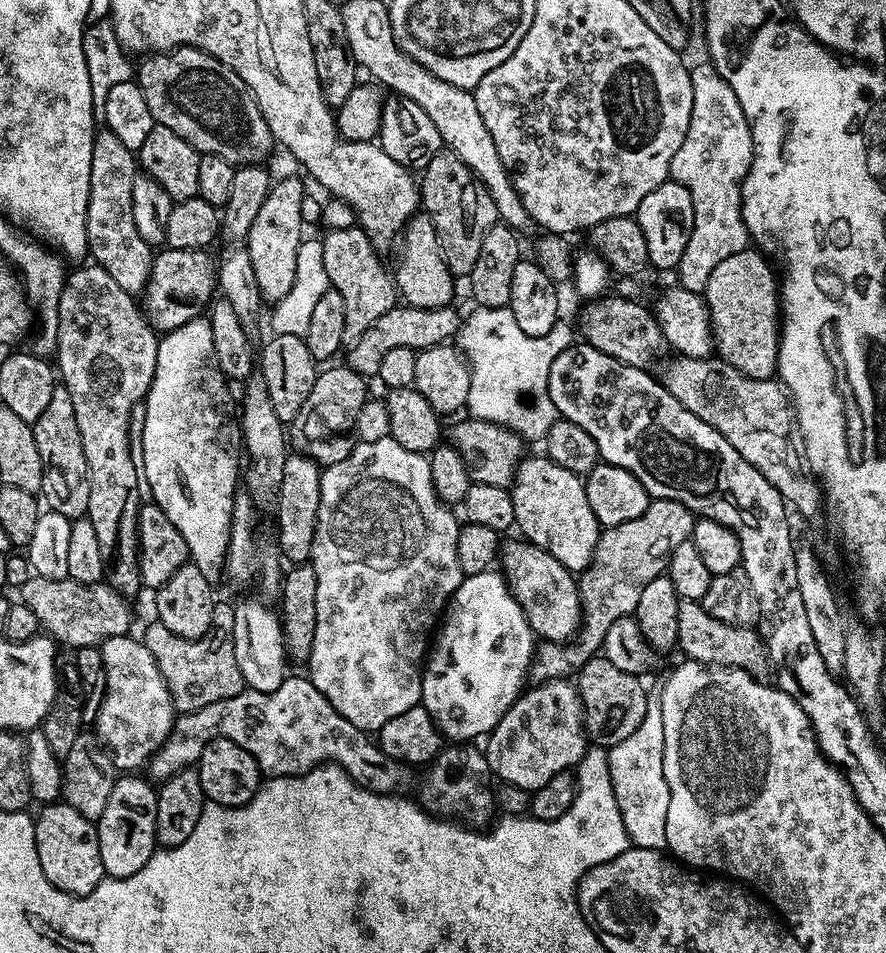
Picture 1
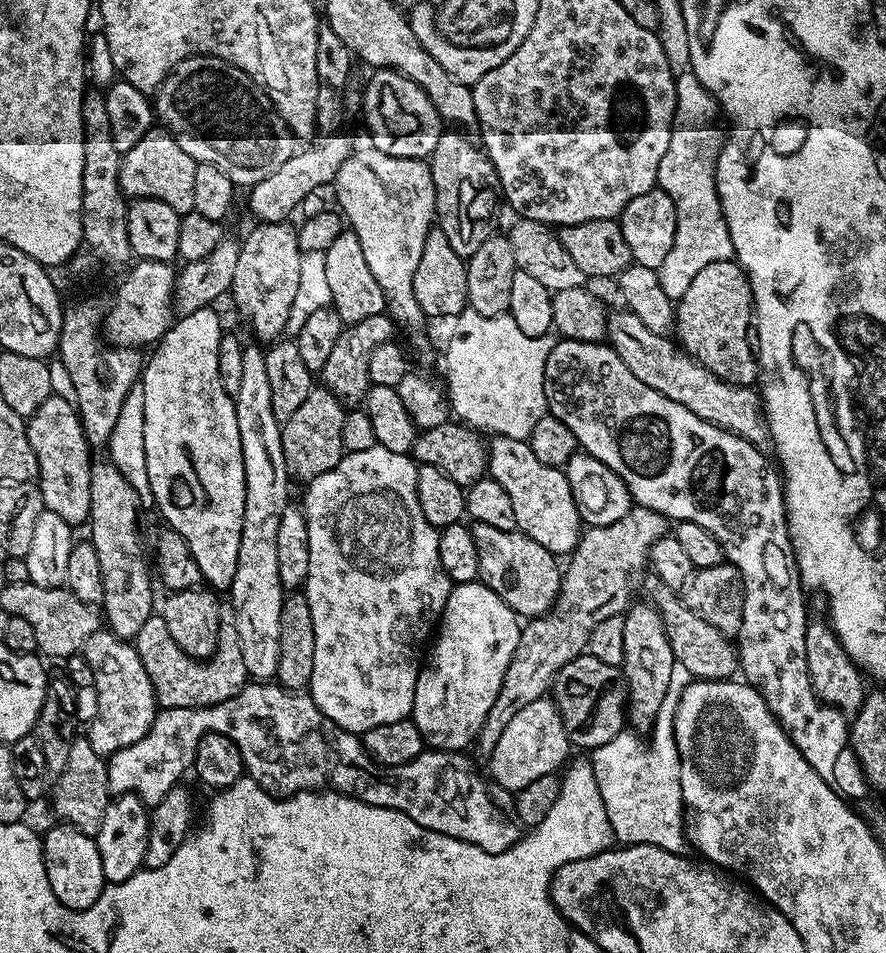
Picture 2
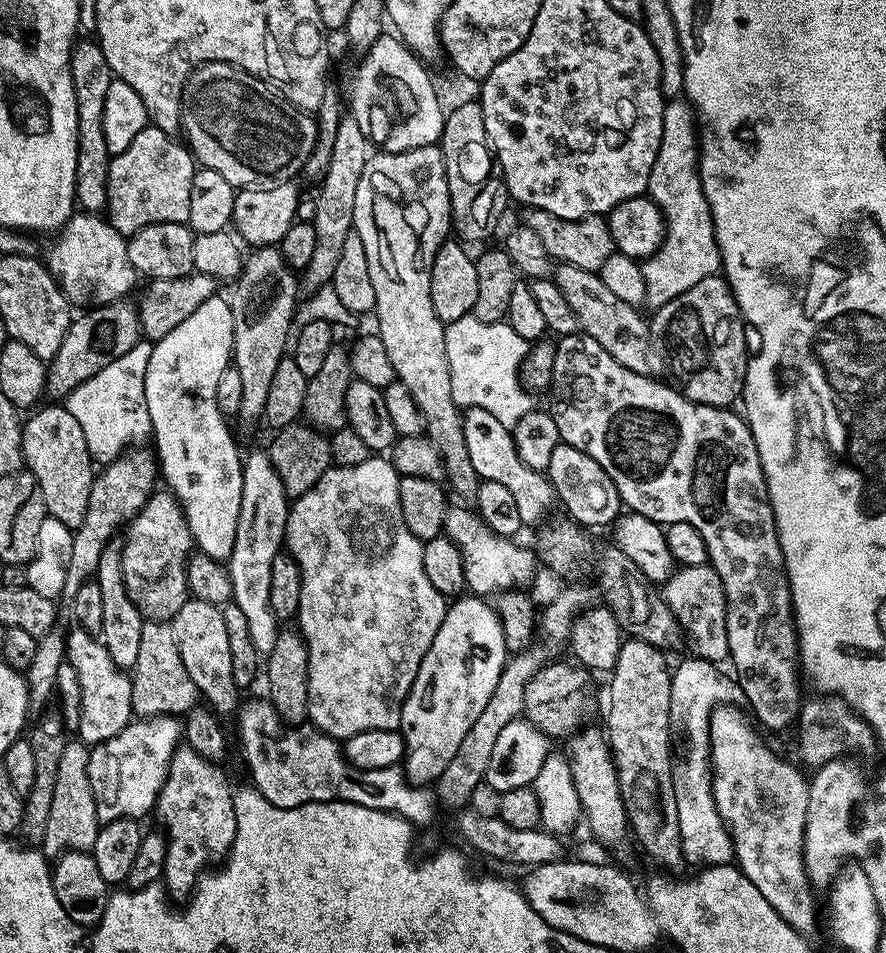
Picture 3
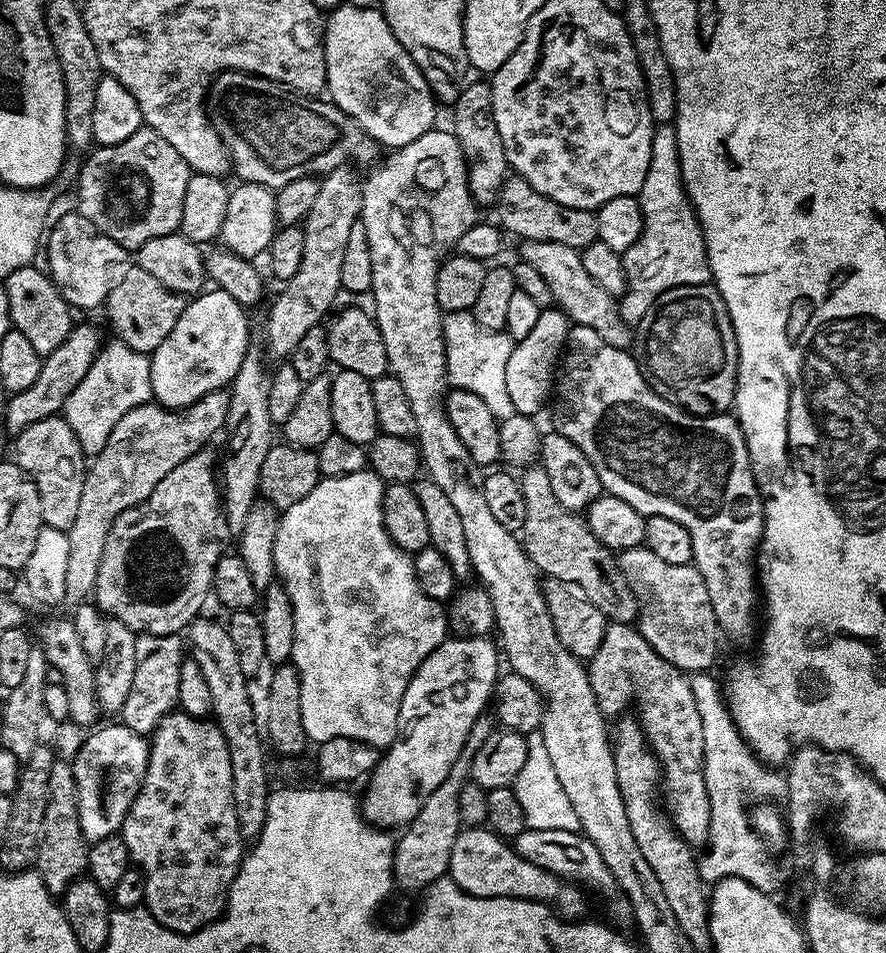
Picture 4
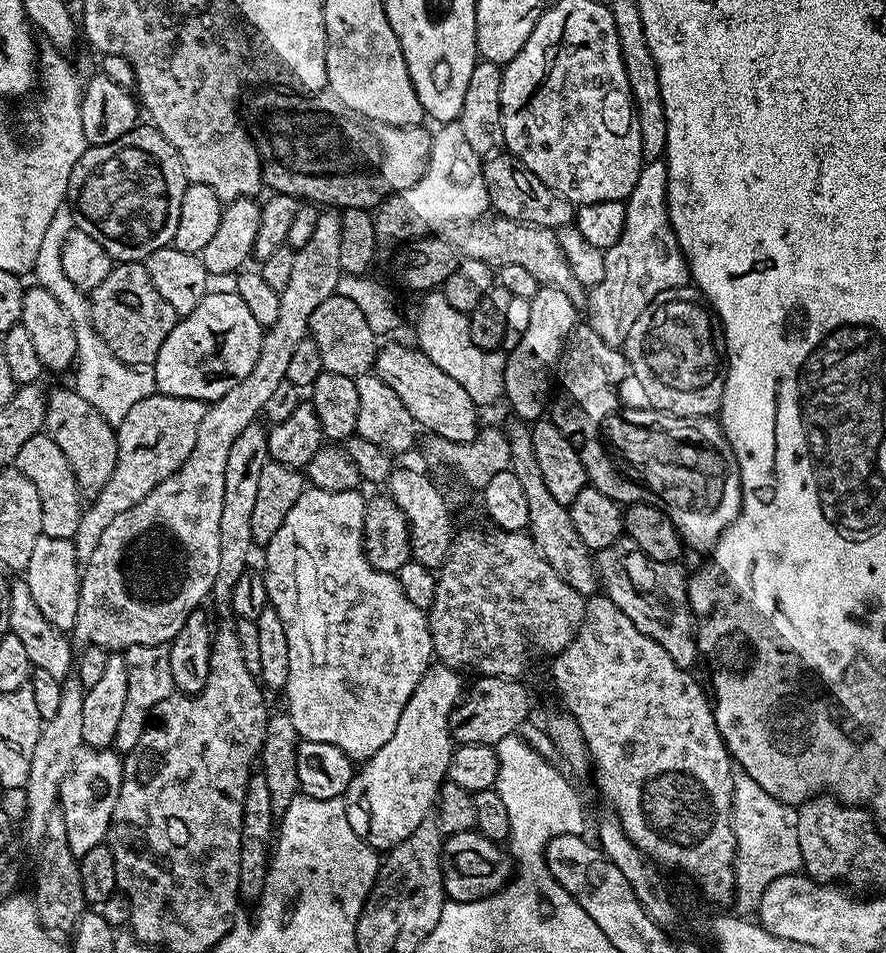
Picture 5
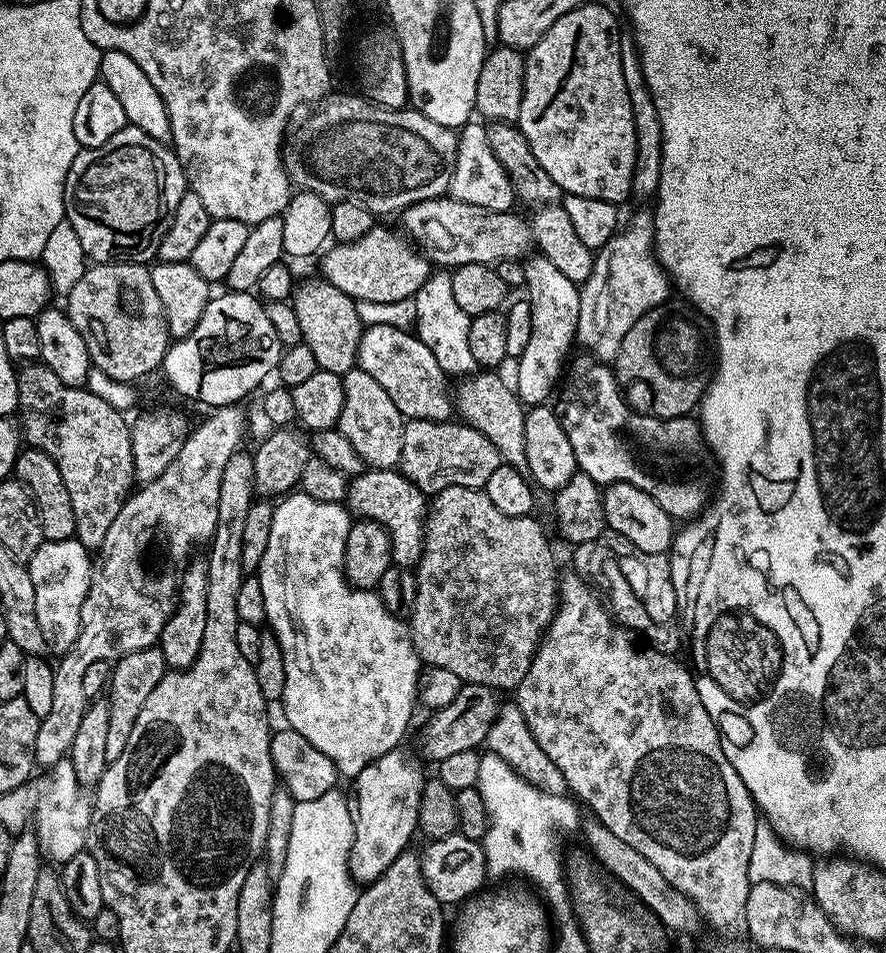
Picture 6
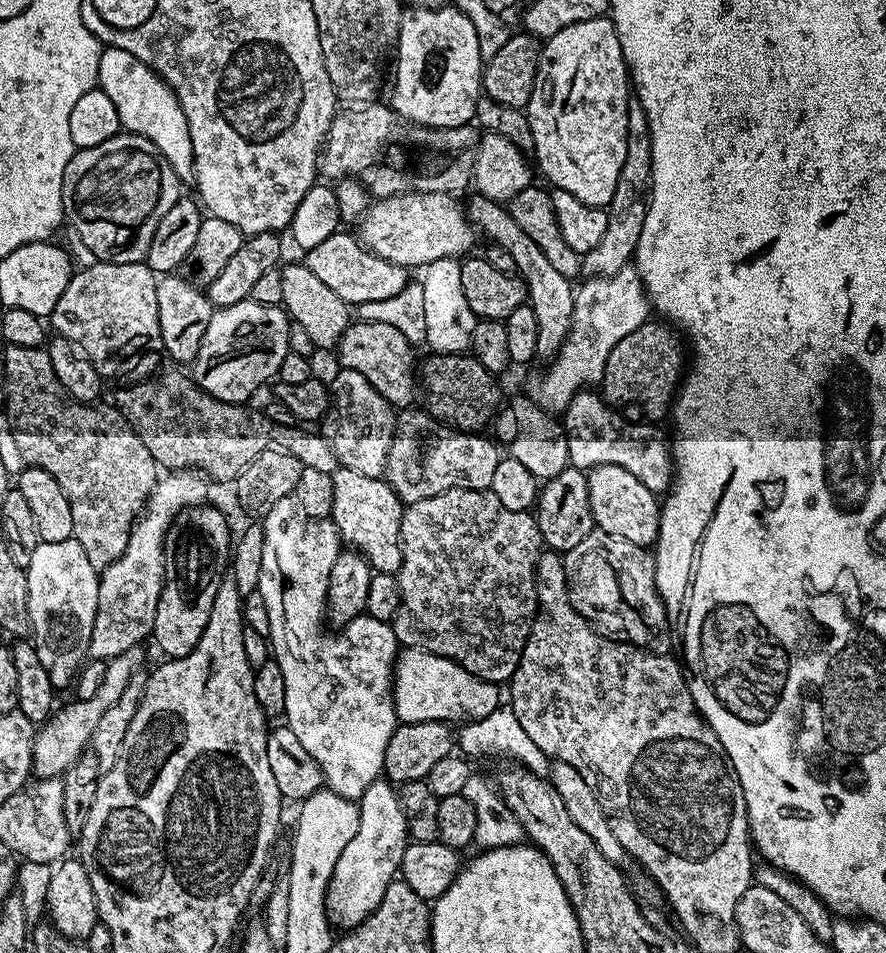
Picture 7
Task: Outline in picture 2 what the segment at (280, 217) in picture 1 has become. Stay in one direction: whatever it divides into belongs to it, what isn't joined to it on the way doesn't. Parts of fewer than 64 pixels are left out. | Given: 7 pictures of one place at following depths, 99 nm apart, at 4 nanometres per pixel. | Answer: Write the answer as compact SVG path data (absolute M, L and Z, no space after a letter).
M263 222L257 223L256 229L249 234L248 237L243 237L242 243L240 245L240 253L238 254L238 267L234 269L234 282L232 283L232 290L230 293L231 299L236 299L236 304L240 307L240 312L244 316L248 316L248 320L252 323L252 332L257 341L265 342L275 342L285 335L288 319L290 318L290 306L294 306L294 294L298 291L298 278L300 277L300 258L301 250L298 246L298 238L296 237L296 228L291 225L291 223L285 222L282 224L266 224Z

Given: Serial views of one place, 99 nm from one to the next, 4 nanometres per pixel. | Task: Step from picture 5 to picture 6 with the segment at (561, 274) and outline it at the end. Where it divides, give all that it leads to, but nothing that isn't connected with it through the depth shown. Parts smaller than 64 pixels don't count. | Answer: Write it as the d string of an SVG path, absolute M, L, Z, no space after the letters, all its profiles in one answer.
M437 198L435 200L420 200L416 204L409 204L403 209L404 228L417 240L423 255L431 261L433 265L445 264L445 269L455 270L464 264L486 264L495 266L504 260L519 261L529 255L533 247L532 225L527 219L515 216L515 211L489 212L475 204L467 204L466 201L455 200L453 198Z

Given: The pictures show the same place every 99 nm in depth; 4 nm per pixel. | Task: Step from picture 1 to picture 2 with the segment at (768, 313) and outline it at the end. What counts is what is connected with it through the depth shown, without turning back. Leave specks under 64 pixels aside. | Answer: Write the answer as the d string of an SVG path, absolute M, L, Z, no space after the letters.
M731 259L710 262L710 266L698 270L698 274L694 274L694 282L690 282L690 290L682 294L674 312L682 312L682 316L688 312L692 314L694 302L700 302L700 342L678 342L679 347L720 380L728 384L755 385L758 380L758 356L753 341L752 344L748 341L748 332L750 336L754 324L754 305L752 287L748 285L748 276L743 268Z

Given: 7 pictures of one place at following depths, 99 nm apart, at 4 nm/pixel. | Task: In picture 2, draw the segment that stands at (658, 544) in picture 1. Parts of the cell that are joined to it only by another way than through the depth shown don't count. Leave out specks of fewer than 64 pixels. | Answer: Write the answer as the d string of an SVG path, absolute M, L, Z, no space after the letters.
M633 506L623 518L618 518L618 522L588 528L581 535L575 550L567 557L568 565L563 565L560 592L551 610L529 619L520 629L514 658L510 658L506 678L502 678L502 690L498 690L498 698L494 698L494 706L490 706L490 714L486 714L486 722L482 722L482 730L476 735L474 749L477 757L491 757L494 746L498 746L498 738L502 738L502 730L510 726L514 714L530 706L530 702L545 699L562 666L585 655L590 634L594 634L598 622L621 615L633 603L632 583L636 575L638 580L649 567L653 546L669 532L667 516Z

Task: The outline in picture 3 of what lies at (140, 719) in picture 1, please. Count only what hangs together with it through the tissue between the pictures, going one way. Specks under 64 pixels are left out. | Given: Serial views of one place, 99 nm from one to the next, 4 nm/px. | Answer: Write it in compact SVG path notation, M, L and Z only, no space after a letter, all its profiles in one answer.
M76 626L73 627L73 632L70 631L66 636L66 662L70 666L74 666L74 670L78 670L78 682L82 682L82 714L80 715L80 731L78 733L79 739L83 740L85 744L89 746L95 746L106 742L110 738L114 738L114 734L118 734L127 724L132 723L134 719L134 713L132 710L132 682L129 676L129 673L125 669L114 666L114 658L110 658L110 654L106 650L104 641L97 638L93 633L88 632L85 628Z

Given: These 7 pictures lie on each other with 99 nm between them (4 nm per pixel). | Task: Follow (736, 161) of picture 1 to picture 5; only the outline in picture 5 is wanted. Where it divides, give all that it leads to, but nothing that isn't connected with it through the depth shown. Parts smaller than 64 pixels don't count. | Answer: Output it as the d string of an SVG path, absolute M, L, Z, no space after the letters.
M663 159L648 160L641 167L638 182L628 195L624 209L626 226L622 238L604 254L606 278L595 284L586 296L587 307L592 307L592 329L598 338L609 342L623 342L642 310L646 310L658 294L667 288L681 287L690 276L688 261L676 243L668 217L668 165Z

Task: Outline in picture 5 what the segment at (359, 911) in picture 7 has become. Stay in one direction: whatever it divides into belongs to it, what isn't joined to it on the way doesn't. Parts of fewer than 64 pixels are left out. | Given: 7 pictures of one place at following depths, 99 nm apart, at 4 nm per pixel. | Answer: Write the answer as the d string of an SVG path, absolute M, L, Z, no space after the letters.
M429 667L410 702L406 702L406 710L402 710L390 742L363 761L353 775L346 793L346 814L352 817L356 833L364 837L371 848L391 850L410 838L423 820L429 819L431 812L428 811L431 808L433 811L437 803L452 757L450 717L465 691L460 676L463 675L455 668Z

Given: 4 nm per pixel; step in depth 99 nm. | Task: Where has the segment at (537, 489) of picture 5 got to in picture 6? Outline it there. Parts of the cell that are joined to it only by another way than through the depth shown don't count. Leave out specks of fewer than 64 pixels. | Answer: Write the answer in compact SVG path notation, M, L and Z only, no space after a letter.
M484 370L479 374L472 374L463 381L464 385L454 396L454 408L459 419L471 426L474 430L481 432L498 450L501 461L517 468L519 472L527 473L528 463L526 462L526 415L525 405L522 403L515 391L503 380L496 376L495 371Z

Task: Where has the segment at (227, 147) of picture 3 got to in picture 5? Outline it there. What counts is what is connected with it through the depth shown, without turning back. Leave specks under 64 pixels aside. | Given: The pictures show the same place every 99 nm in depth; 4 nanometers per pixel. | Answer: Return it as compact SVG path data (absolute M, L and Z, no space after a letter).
M256 90L252 97L248 100L248 105L242 108L242 120L246 125L247 133L251 136L253 144L257 148L257 154L260 156L261 166L263 168L263 183L272 187L273 193L281 192L287 196L295 196L304 202L311 202L316 206L331 206L336 210L346 208L367 208L375 209L381 203L382 198L387 198L395 193L406 190L410 186L414 186L414 182L418 182L424 177L424 173L428 171L428 160L432 157L432 136L430 132L424 129L424 126L413 126L411 128L399 128L398 126L390 126L386 122L378 122L366 118L362 114L358 114L358 110L350 110L341 102L337 96L331 94L285 94L280 90Z

